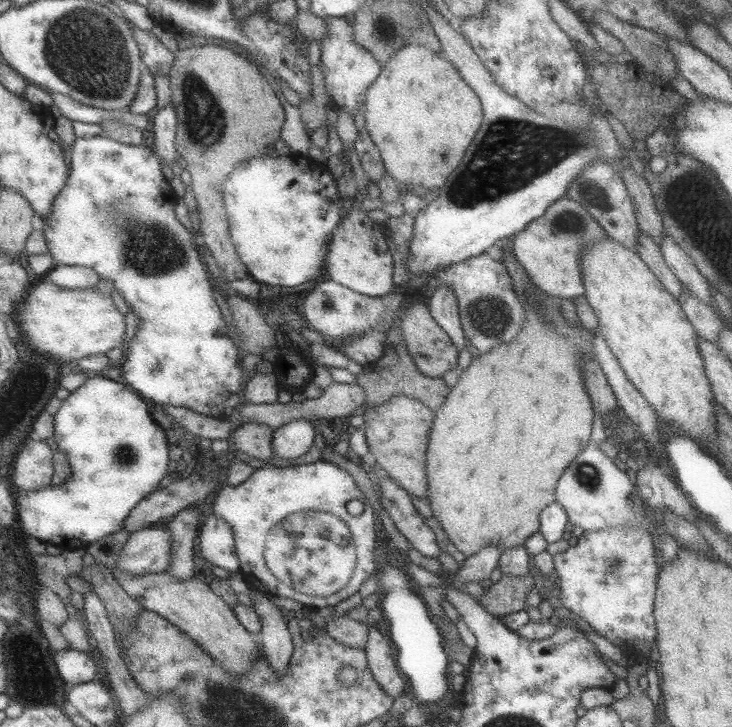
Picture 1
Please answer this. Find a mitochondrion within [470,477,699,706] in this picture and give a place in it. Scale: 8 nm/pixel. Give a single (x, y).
(614, 566)

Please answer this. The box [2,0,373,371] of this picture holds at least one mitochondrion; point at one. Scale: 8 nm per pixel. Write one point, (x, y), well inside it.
(86, 49)

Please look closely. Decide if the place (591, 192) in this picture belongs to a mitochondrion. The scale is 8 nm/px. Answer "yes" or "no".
yes

